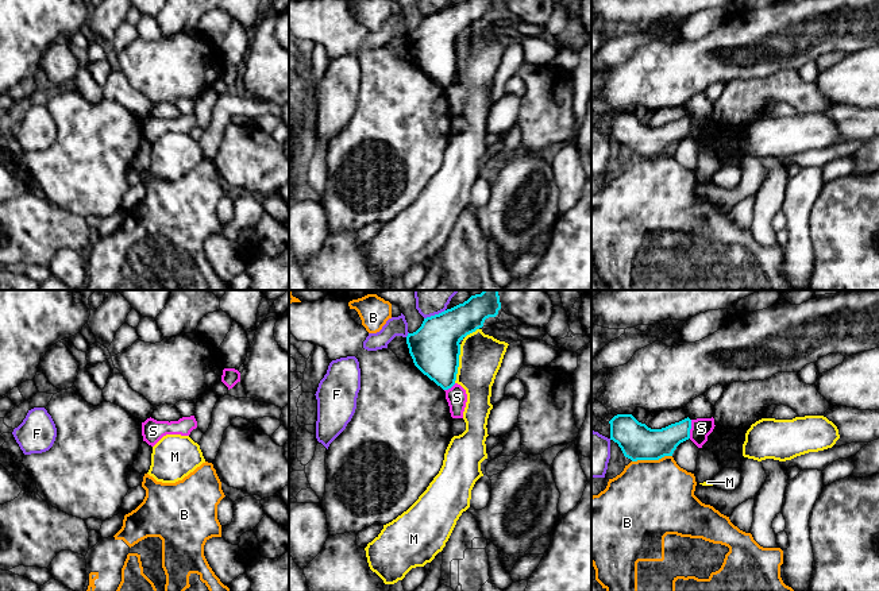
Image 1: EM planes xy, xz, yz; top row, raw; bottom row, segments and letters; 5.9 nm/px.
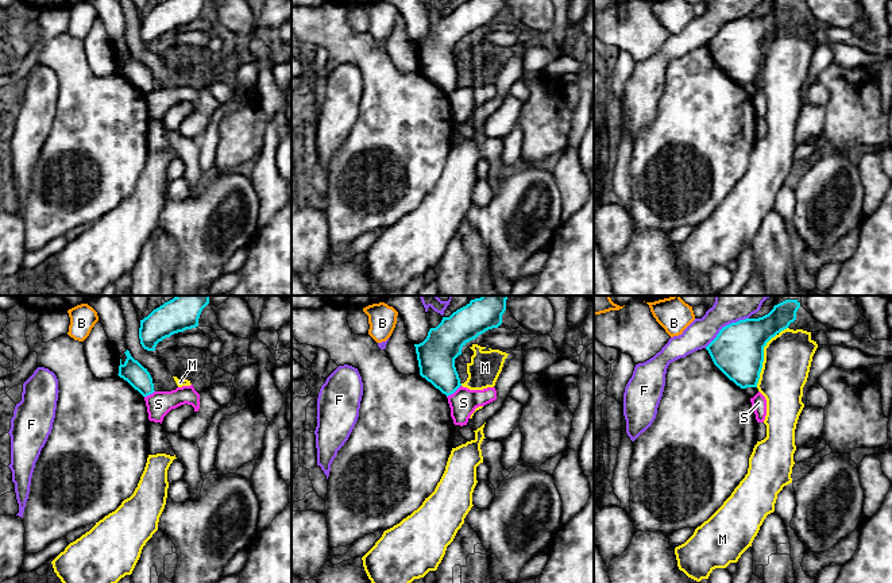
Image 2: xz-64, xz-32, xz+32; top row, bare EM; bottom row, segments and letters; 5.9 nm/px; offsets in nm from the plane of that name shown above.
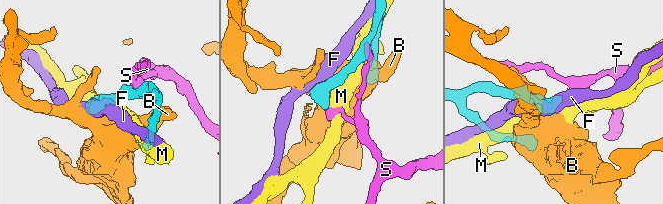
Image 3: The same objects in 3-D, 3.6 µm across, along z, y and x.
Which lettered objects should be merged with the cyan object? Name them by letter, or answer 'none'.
none

